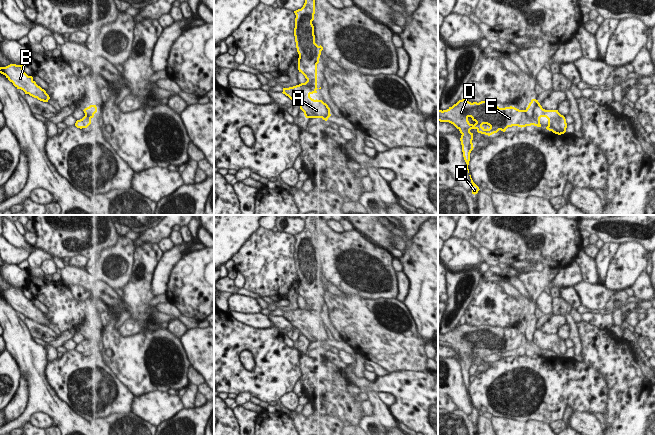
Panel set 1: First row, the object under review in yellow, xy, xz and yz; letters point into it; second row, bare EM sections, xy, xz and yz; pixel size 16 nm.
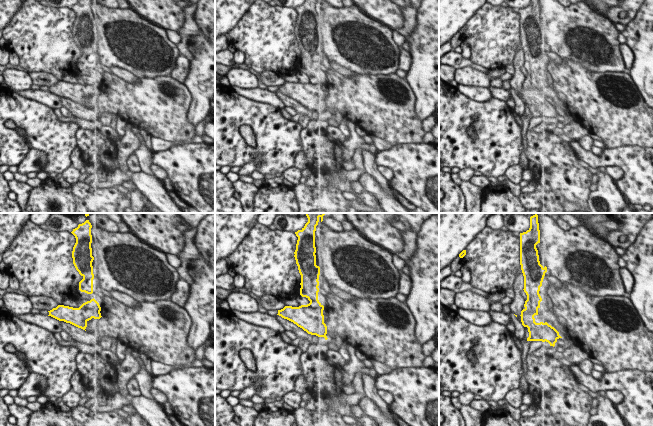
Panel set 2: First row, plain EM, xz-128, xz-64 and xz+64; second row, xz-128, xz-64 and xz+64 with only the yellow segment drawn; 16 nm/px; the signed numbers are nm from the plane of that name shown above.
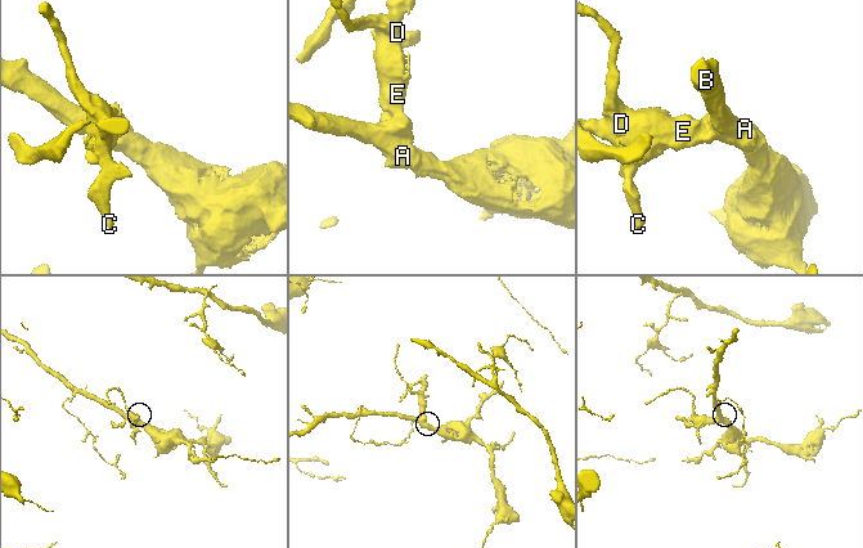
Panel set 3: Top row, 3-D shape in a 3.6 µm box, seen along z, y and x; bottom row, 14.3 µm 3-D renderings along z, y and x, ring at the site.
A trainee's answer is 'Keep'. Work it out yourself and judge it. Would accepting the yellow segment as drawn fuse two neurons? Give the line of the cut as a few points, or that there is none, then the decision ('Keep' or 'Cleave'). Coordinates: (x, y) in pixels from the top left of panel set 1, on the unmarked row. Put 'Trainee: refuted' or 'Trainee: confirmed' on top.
Trainee: refuted
Split along xz (316, 302), (306, 308), (301, 308). Cleave

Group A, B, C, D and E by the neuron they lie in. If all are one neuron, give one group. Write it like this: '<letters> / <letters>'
A B / C D E

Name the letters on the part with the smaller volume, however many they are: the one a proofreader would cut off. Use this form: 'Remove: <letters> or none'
Remove: C, D, E

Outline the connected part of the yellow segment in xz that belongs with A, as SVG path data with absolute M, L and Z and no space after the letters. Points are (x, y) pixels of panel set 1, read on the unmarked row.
M317 303L309 308L299 308L289 312L283 312L283 318L288 320L293 327L300 330L306 342L322 342L327 345L331 340L330 332L322 324L314 324L311 318L317 317Z

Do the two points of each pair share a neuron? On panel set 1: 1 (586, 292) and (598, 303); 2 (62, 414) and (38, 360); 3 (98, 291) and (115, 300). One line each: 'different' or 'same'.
1: same
2: same
3: same

